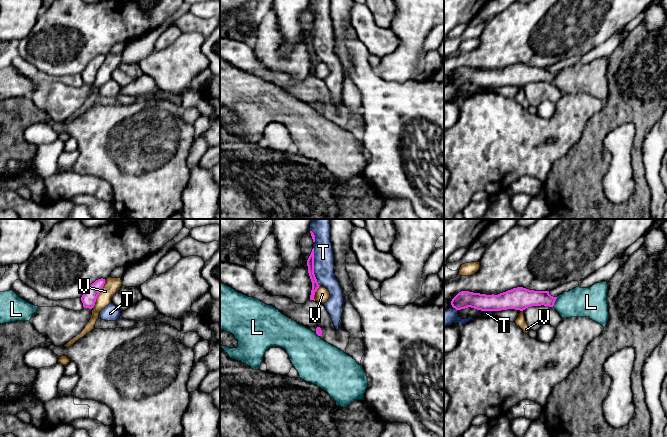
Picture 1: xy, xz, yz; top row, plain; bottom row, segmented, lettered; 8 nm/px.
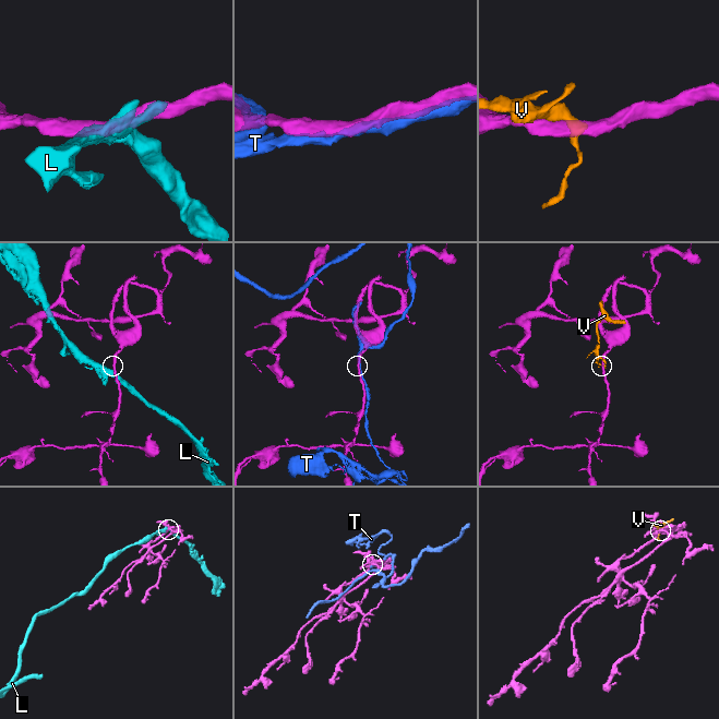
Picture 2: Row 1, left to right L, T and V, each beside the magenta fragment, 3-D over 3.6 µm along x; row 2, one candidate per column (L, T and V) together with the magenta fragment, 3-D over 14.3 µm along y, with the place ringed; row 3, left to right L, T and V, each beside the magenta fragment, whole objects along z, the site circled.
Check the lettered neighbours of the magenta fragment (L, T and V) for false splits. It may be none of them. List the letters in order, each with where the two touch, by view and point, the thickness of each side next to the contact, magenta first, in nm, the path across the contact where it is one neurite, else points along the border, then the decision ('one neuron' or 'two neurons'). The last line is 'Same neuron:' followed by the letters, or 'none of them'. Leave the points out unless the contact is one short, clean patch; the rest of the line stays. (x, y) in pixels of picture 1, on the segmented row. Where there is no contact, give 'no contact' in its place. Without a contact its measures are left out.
L: contact yz (554, 302); calibres 160 and 240 nm; two neurons
T: contact xz (313, 266); calibres 60 and 160 nm; two neurons
V: contact xy (98, 294); calibres 120 and 120 nm; two neurons
Same neuron: none of them

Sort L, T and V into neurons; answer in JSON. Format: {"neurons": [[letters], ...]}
{"neurons": [["L"], ["T"], ["V"]]}

